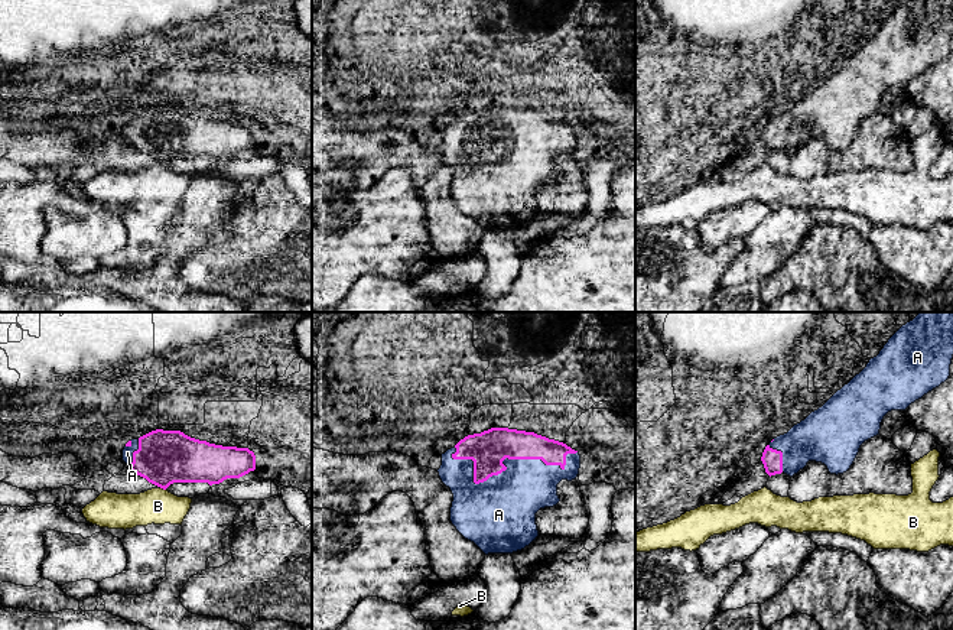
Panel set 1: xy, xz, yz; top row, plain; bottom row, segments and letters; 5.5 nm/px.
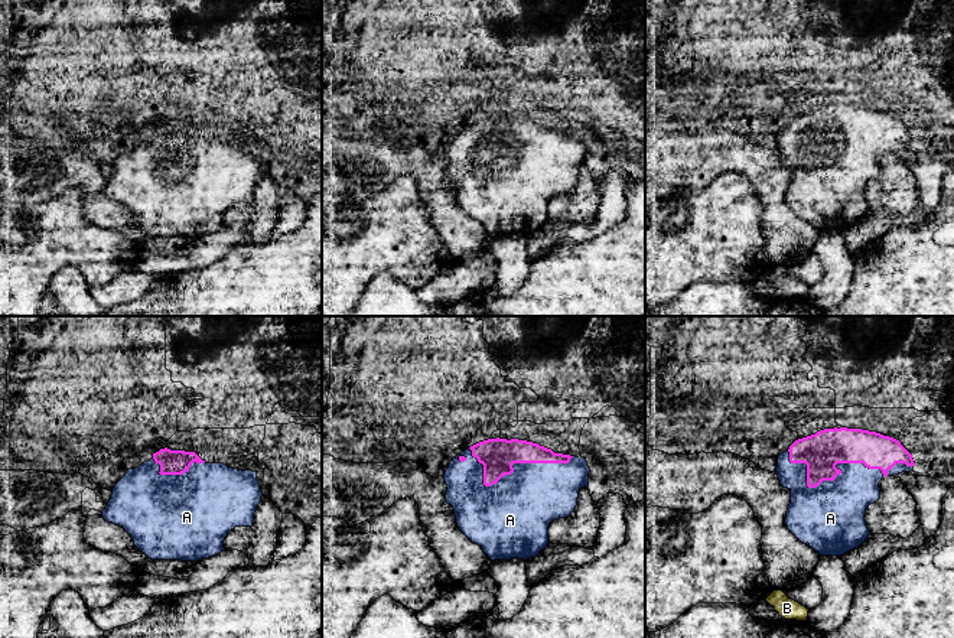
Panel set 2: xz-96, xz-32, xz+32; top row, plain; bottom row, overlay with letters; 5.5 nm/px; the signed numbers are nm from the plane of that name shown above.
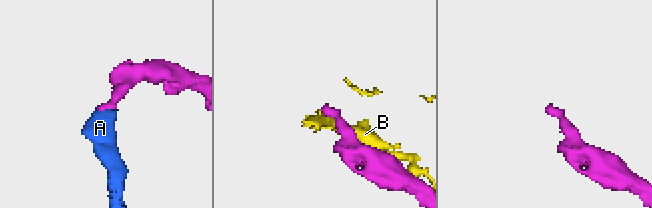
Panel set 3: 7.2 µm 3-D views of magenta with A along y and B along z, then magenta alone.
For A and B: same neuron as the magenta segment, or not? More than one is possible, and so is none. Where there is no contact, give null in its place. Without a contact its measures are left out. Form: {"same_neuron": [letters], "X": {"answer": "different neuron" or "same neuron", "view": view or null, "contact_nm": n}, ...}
{"same_neuron": ["A"], "A": {"answer": "same neuron", "view": "xz", "contact_nm": 700}, "B": {"answer": "different neuron", "view": "xy", "contact_nm": 40}}

